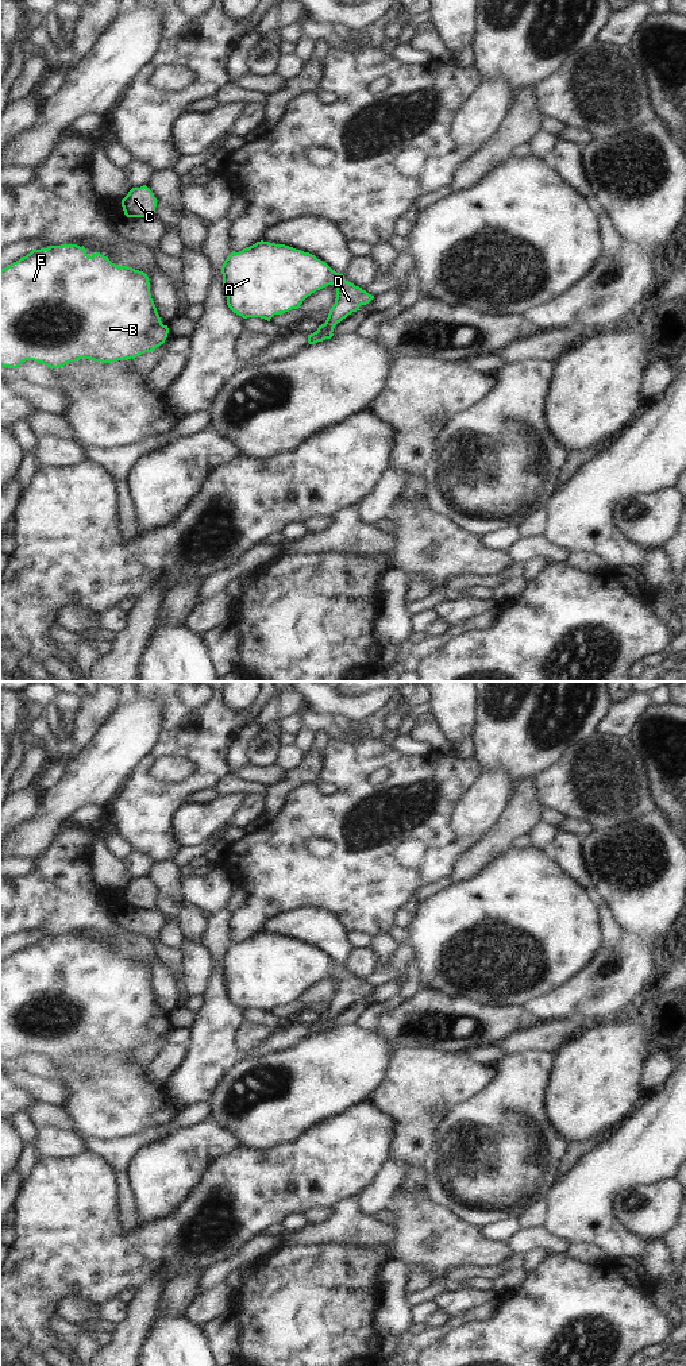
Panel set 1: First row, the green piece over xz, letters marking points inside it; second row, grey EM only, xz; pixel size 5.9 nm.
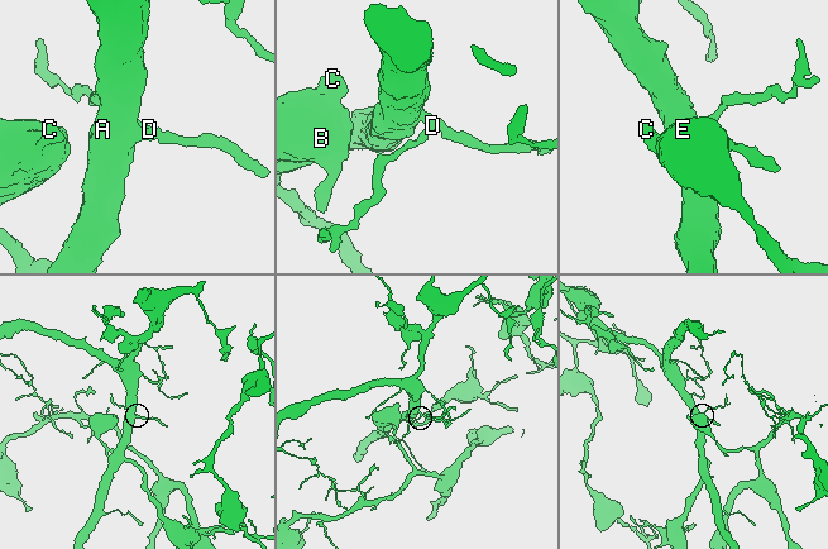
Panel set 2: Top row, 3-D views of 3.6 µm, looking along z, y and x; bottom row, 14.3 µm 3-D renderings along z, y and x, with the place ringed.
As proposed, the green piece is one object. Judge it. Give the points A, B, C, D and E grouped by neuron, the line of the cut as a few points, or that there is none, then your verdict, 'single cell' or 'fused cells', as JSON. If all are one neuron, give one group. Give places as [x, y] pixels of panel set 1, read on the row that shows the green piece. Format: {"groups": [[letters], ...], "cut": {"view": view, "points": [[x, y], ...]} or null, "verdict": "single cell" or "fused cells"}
{"groups": [["A", "B", "C", "D", "E"]], "cut": null, "verdict": "single cell"}

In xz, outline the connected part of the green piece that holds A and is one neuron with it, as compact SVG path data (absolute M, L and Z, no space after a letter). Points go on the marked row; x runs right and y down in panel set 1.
M263 240L231 252L221 274L228 308L243 319L267 321L274 315L298 309L308 296L334 285L335 304L325 323L308 335L309 344L331 339L338 323L374 298L315 255Z

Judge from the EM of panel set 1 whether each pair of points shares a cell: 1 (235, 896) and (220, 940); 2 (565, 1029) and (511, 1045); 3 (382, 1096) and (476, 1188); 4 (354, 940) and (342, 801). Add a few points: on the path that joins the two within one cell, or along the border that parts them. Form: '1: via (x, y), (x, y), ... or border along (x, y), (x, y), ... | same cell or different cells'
1: via (228, 907), (220, 919), (220, 929) | same cell
2: via (551, 1035), (524, 1040) | same cell
3: border along (443, 1115), (424, 1157), (424, 1176) | different cells
4: border along (347, 932), (365, 932), (370, 937) | different cells

